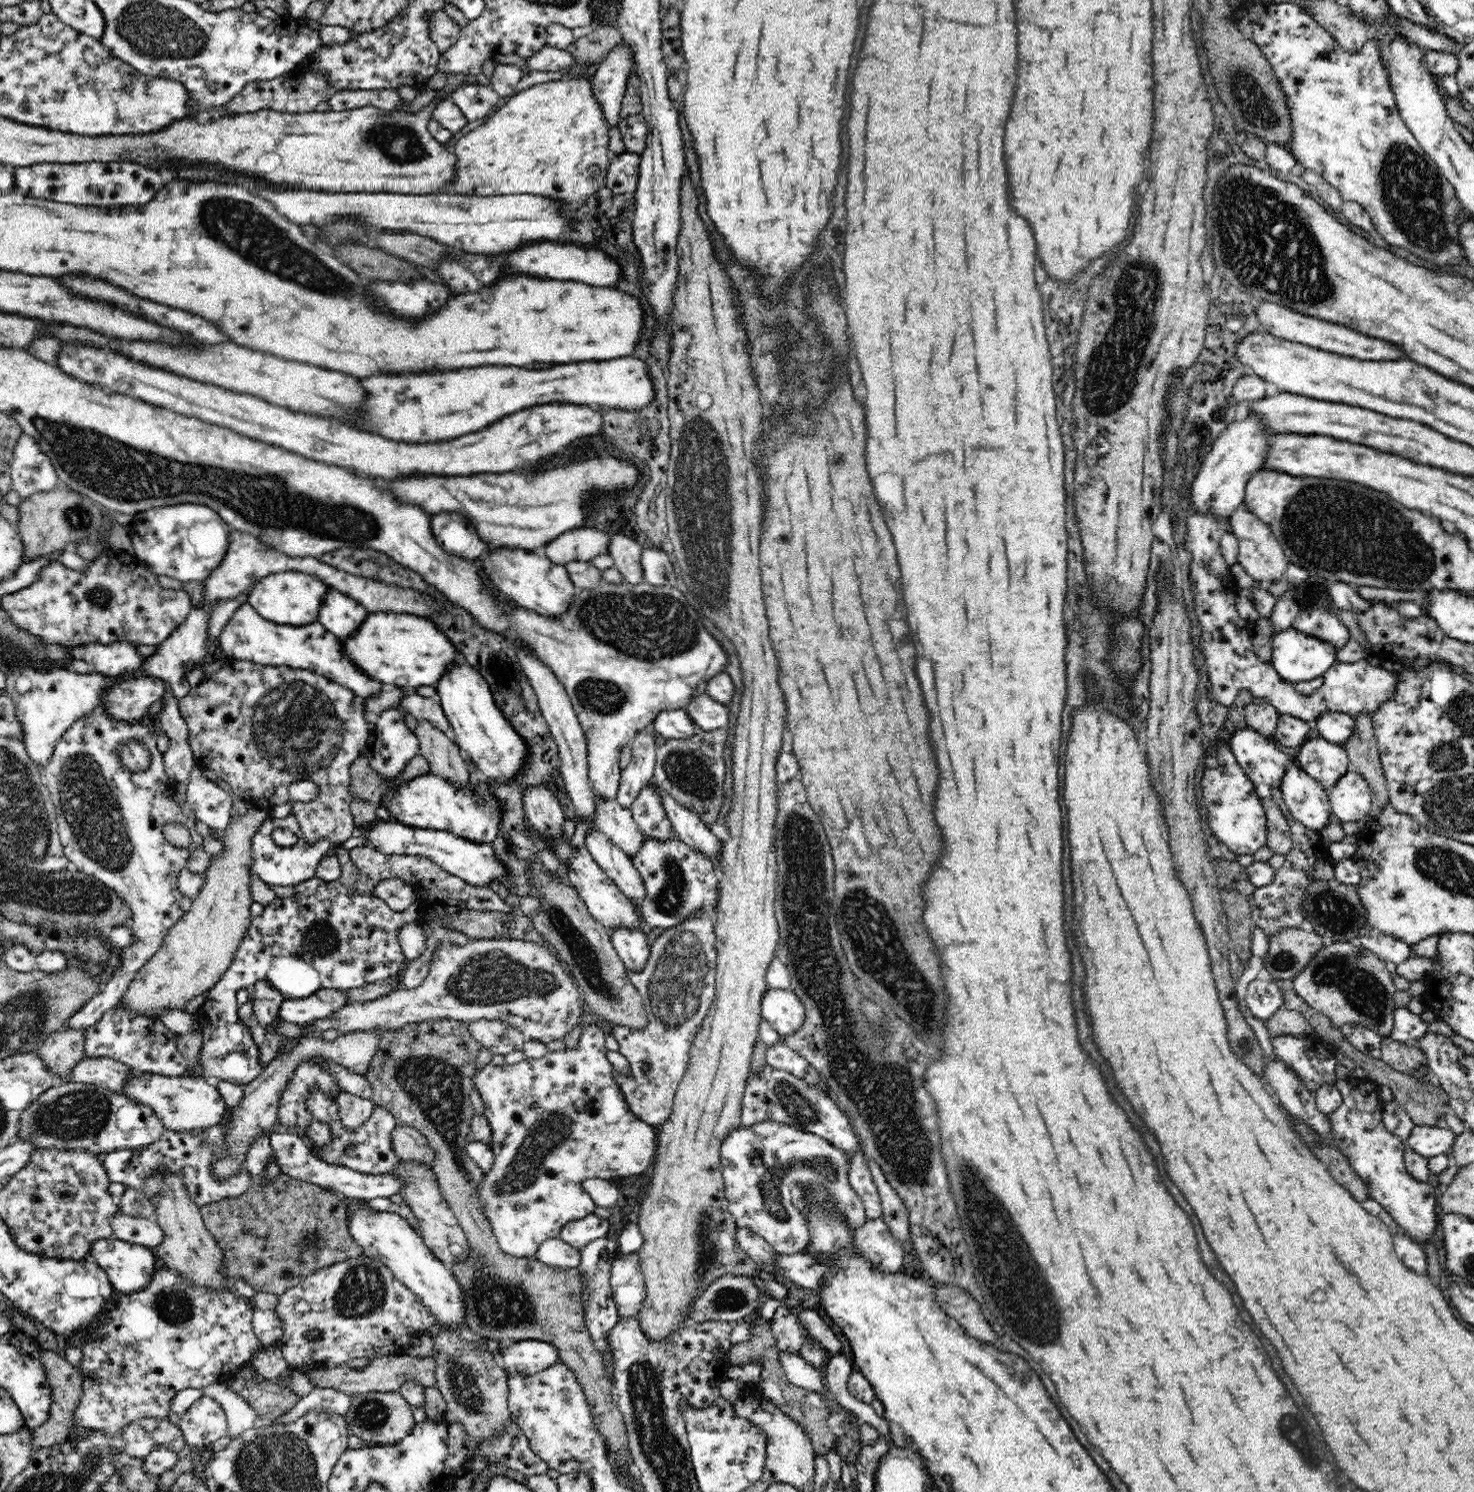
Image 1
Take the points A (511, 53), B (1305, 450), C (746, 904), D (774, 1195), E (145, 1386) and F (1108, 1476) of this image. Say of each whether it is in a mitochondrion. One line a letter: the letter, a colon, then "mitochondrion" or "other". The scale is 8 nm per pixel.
A: other
B: other
C: other
D: mitochondrion
E: other
F: other

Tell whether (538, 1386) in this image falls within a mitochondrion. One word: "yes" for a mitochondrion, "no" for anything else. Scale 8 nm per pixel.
no

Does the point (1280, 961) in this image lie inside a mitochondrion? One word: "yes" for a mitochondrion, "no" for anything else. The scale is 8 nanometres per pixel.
yes

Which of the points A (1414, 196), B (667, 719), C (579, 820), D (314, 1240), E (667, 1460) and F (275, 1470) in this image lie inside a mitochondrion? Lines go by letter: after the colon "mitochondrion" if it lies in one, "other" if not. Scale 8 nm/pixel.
A: mitochondrion
B: other
C: other
D: mitochondrion
E: mitochondrion
F: mitochondrion

